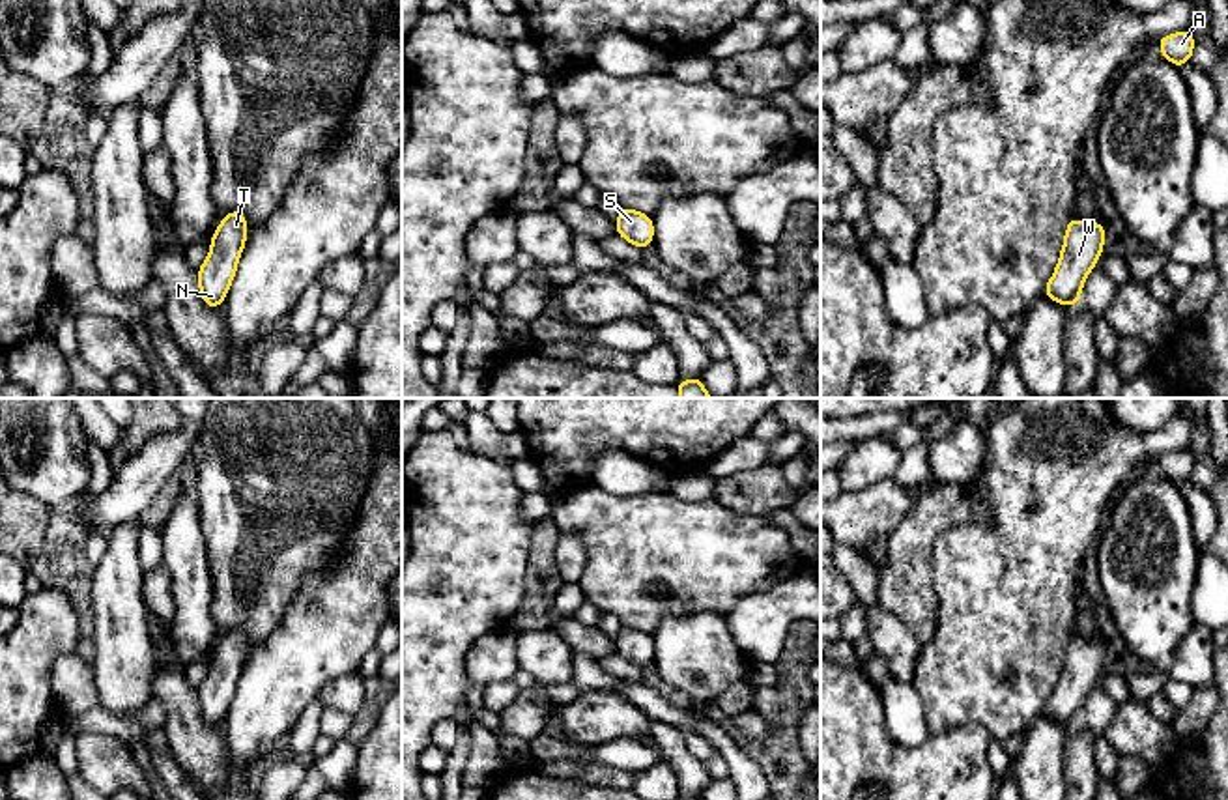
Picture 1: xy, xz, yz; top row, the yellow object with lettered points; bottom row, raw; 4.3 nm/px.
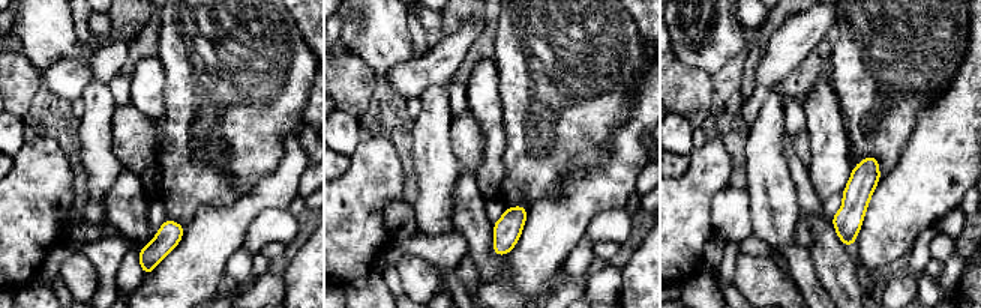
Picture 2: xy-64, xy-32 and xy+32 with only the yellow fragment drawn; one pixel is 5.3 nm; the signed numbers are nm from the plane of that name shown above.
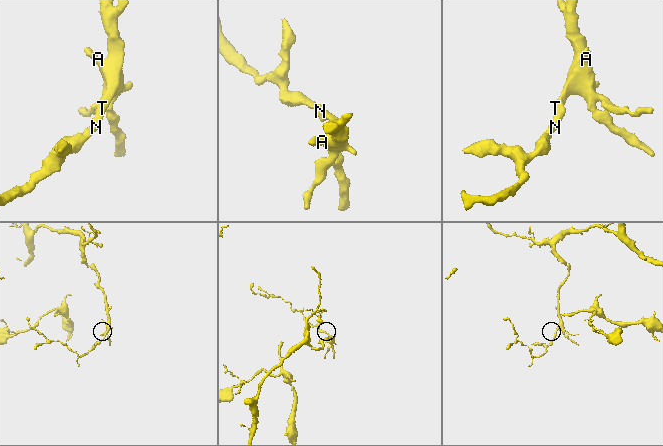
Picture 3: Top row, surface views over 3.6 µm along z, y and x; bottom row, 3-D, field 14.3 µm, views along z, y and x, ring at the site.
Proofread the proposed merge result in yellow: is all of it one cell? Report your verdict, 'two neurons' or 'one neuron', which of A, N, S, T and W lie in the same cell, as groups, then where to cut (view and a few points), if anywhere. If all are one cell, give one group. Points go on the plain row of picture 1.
one neuron; A N S T W; no cut

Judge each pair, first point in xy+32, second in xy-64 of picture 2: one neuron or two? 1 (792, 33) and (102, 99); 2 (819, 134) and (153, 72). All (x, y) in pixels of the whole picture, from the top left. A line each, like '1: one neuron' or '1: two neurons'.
1: two neurons
2: one neuron

